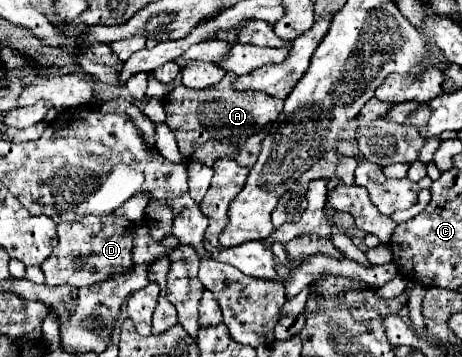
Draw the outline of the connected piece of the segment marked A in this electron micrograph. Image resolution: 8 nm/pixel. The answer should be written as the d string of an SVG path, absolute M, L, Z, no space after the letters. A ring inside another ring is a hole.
M226 74L216 86L204 90L188 90L180 84L166 94L166 124L174 130L184 160L214 166L218 158L232 158L240 166L254 166L260 154L260 144L268 134L268 124L276 122L284 102L256 90L232 90L236 78L236 74Z

